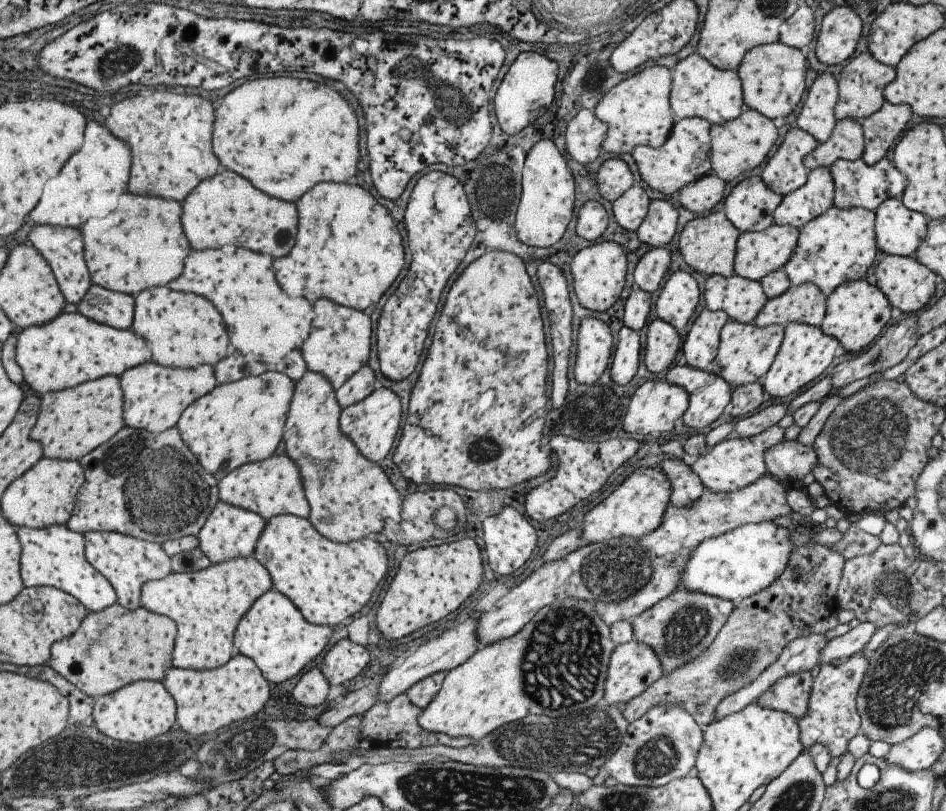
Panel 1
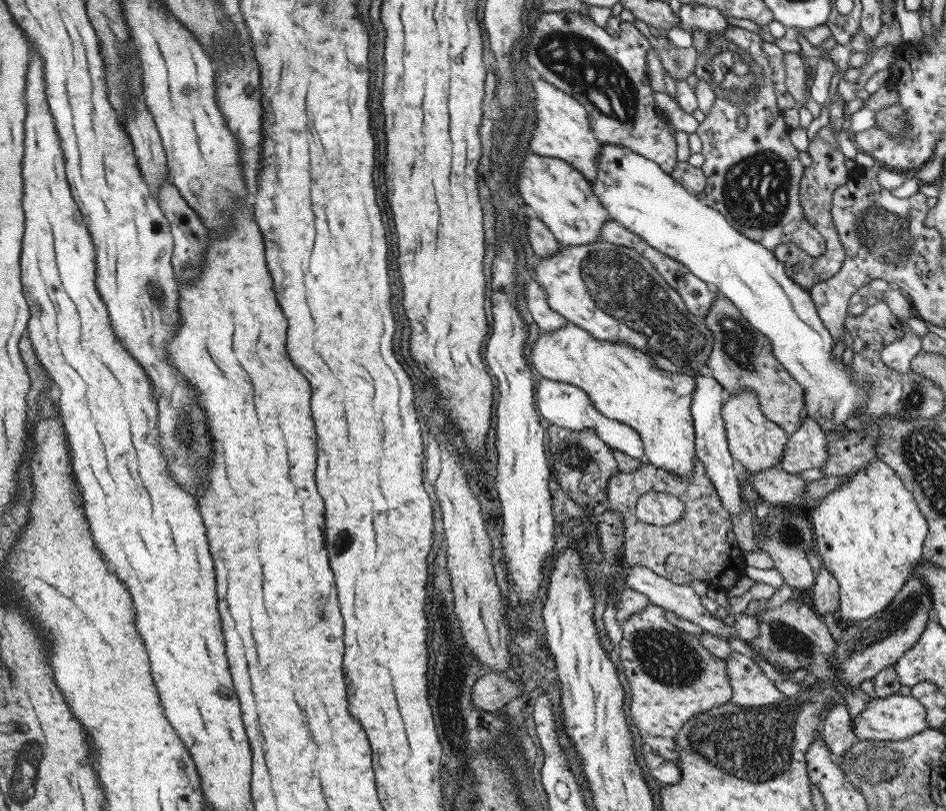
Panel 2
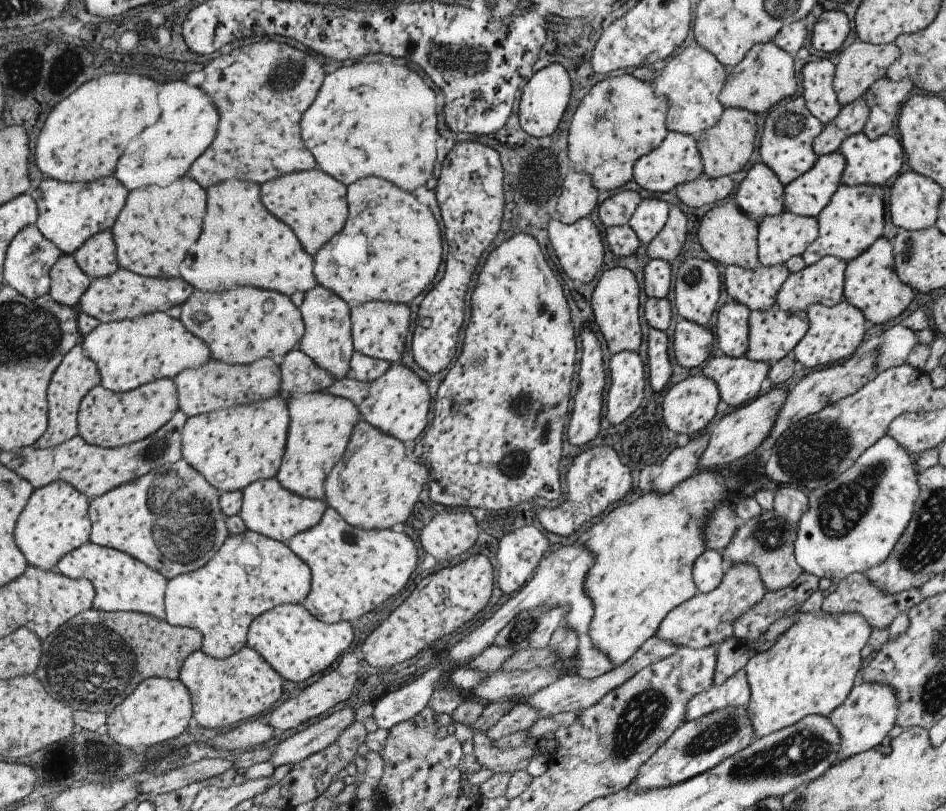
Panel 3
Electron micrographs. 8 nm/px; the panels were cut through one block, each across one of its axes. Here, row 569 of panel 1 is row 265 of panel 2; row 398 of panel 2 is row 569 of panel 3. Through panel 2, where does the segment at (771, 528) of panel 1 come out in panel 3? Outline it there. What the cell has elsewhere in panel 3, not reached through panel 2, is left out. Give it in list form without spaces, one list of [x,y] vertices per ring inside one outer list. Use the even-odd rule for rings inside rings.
[[[884,435],[856,459],[850,470],[837,475],[825,487],[814,489],[807,494],[809,509],[799,522],[794,543],[796,562],[803,570],[819,579],[840,578],[842,581],[849,574],[866,573],[868,569],[884,562],[915,512],[916,502],[921,493],[919,472],[916,468],[919,456],[909,453],[909,450],[894,437]]]

